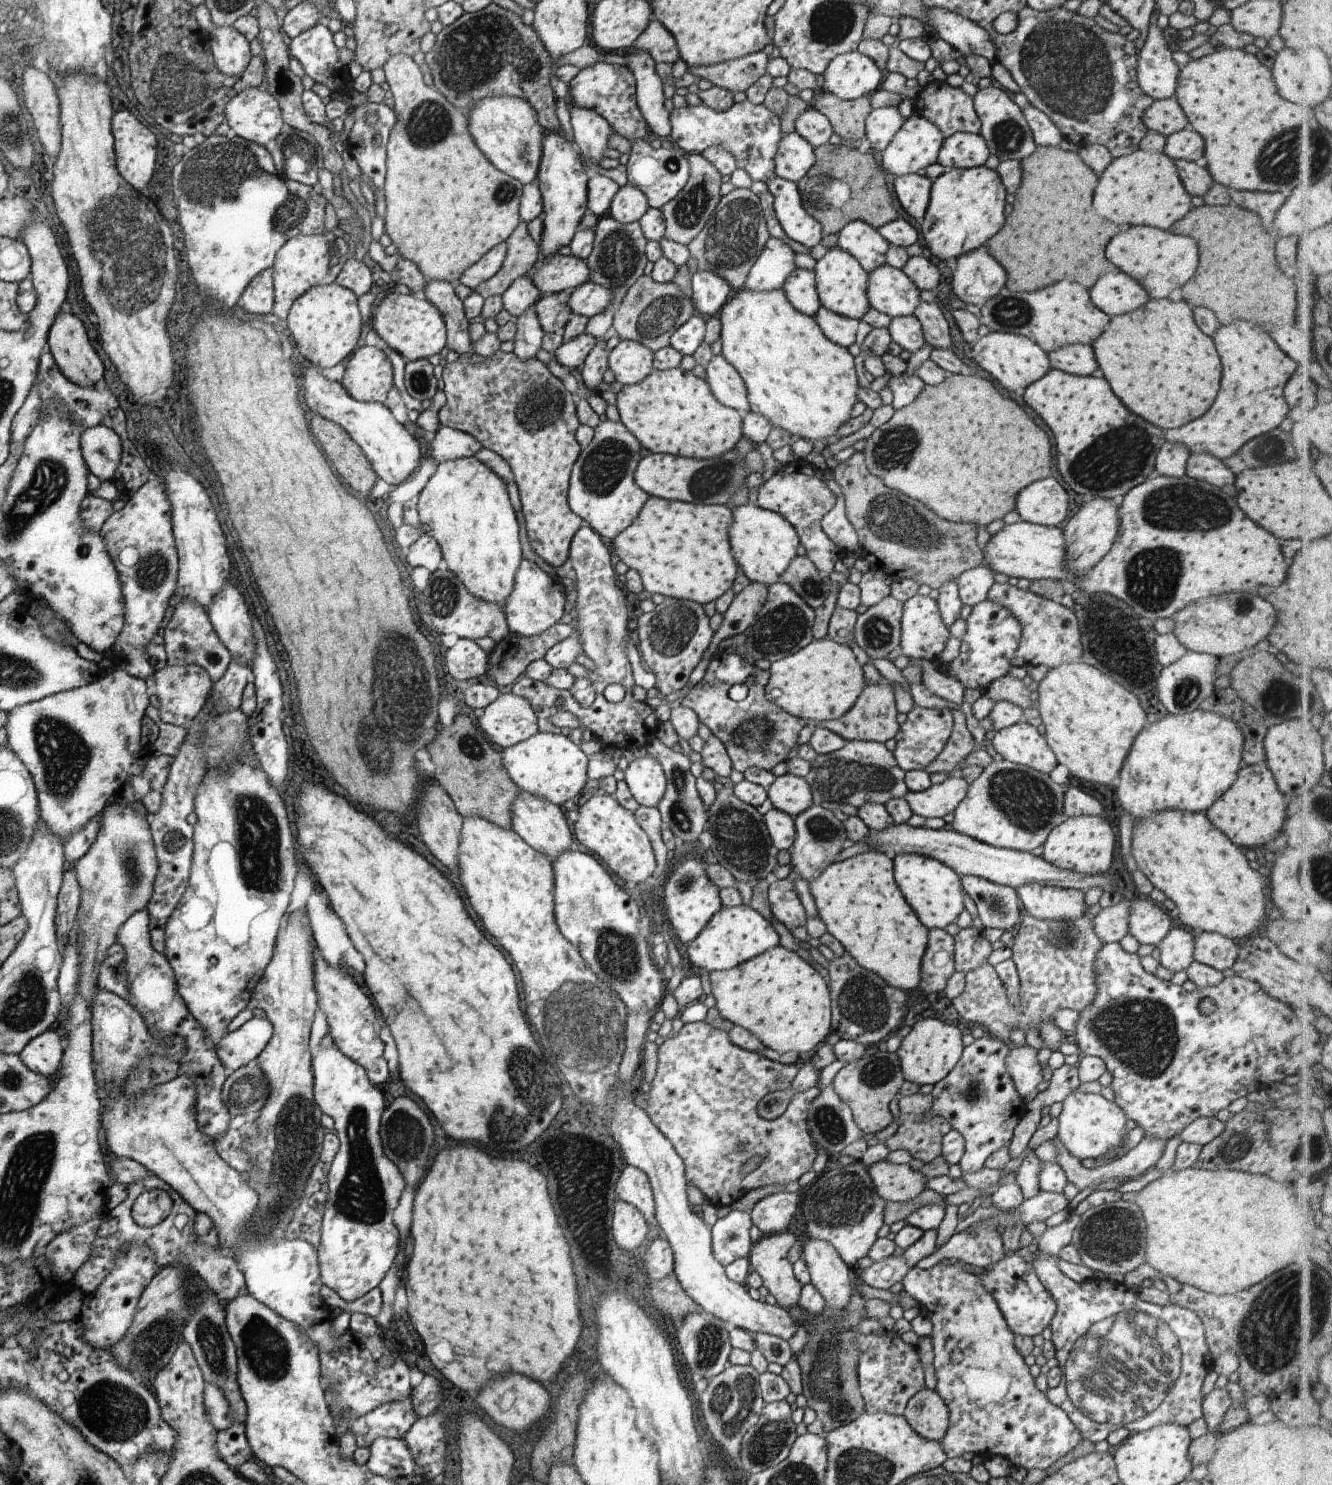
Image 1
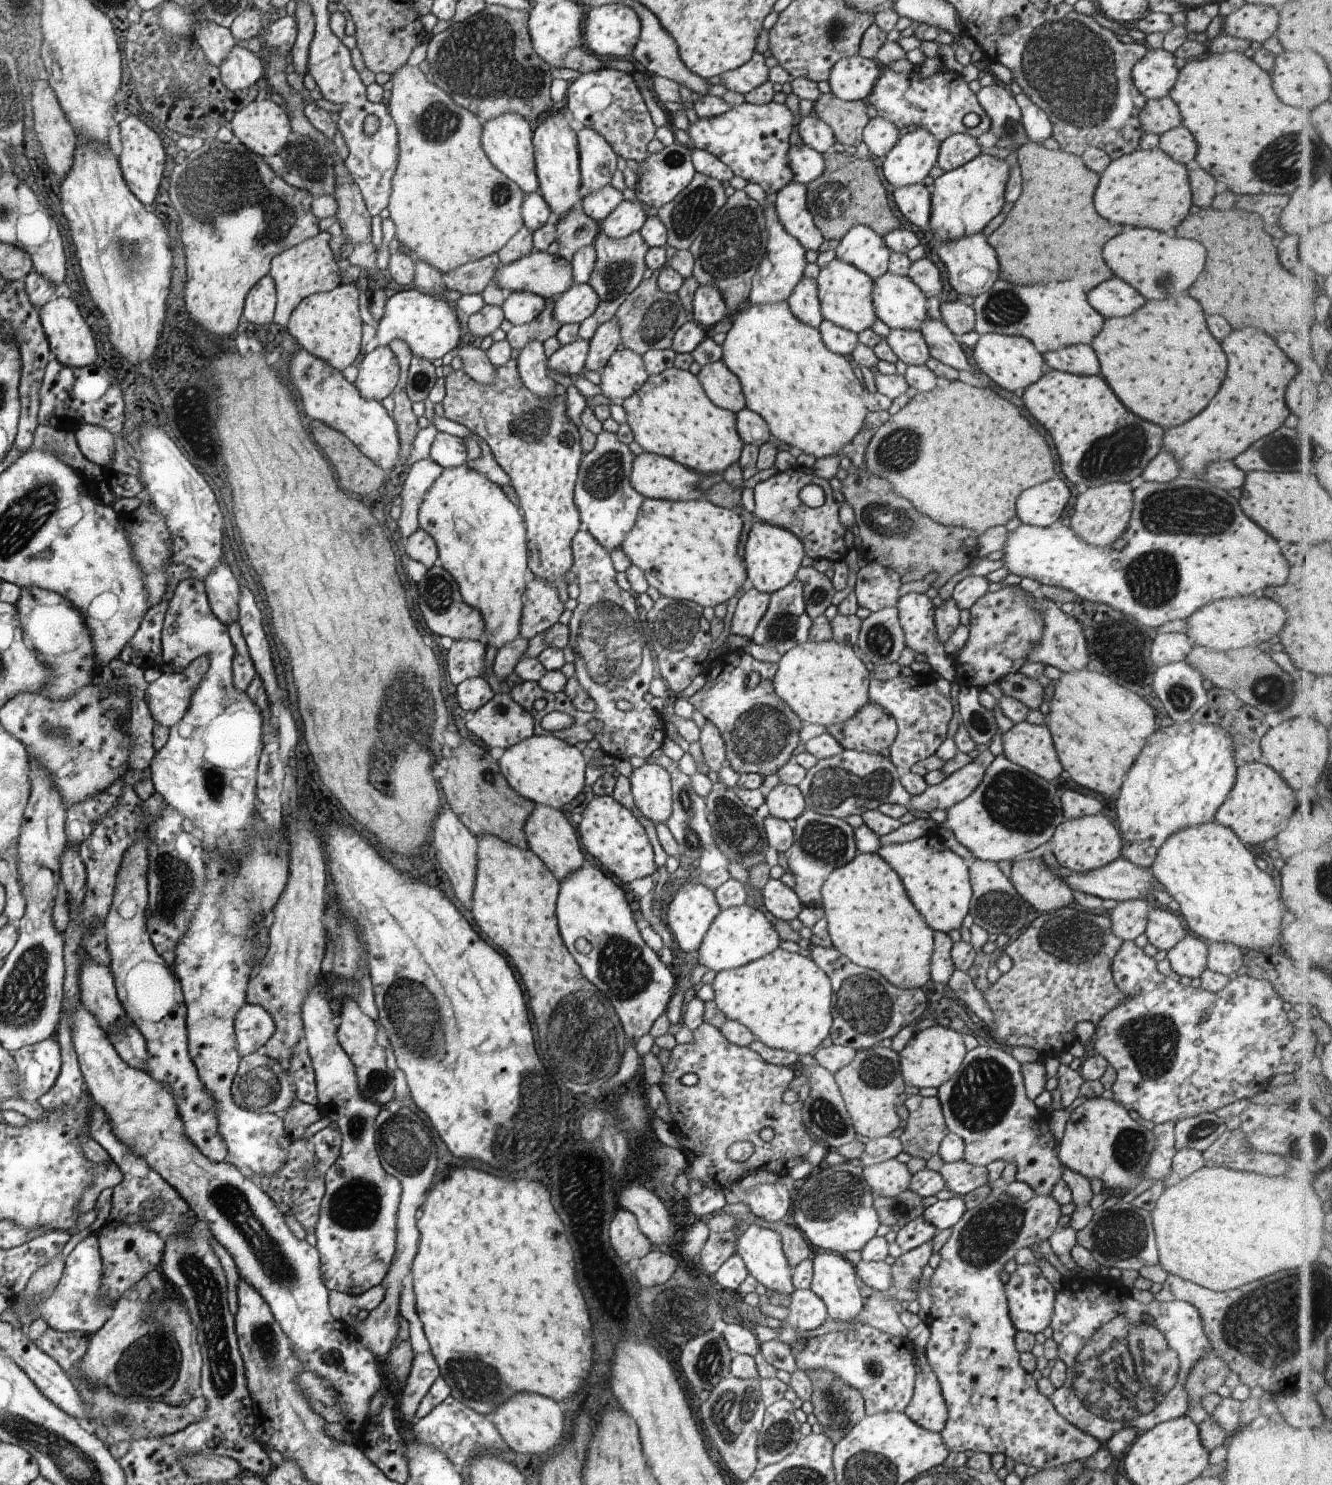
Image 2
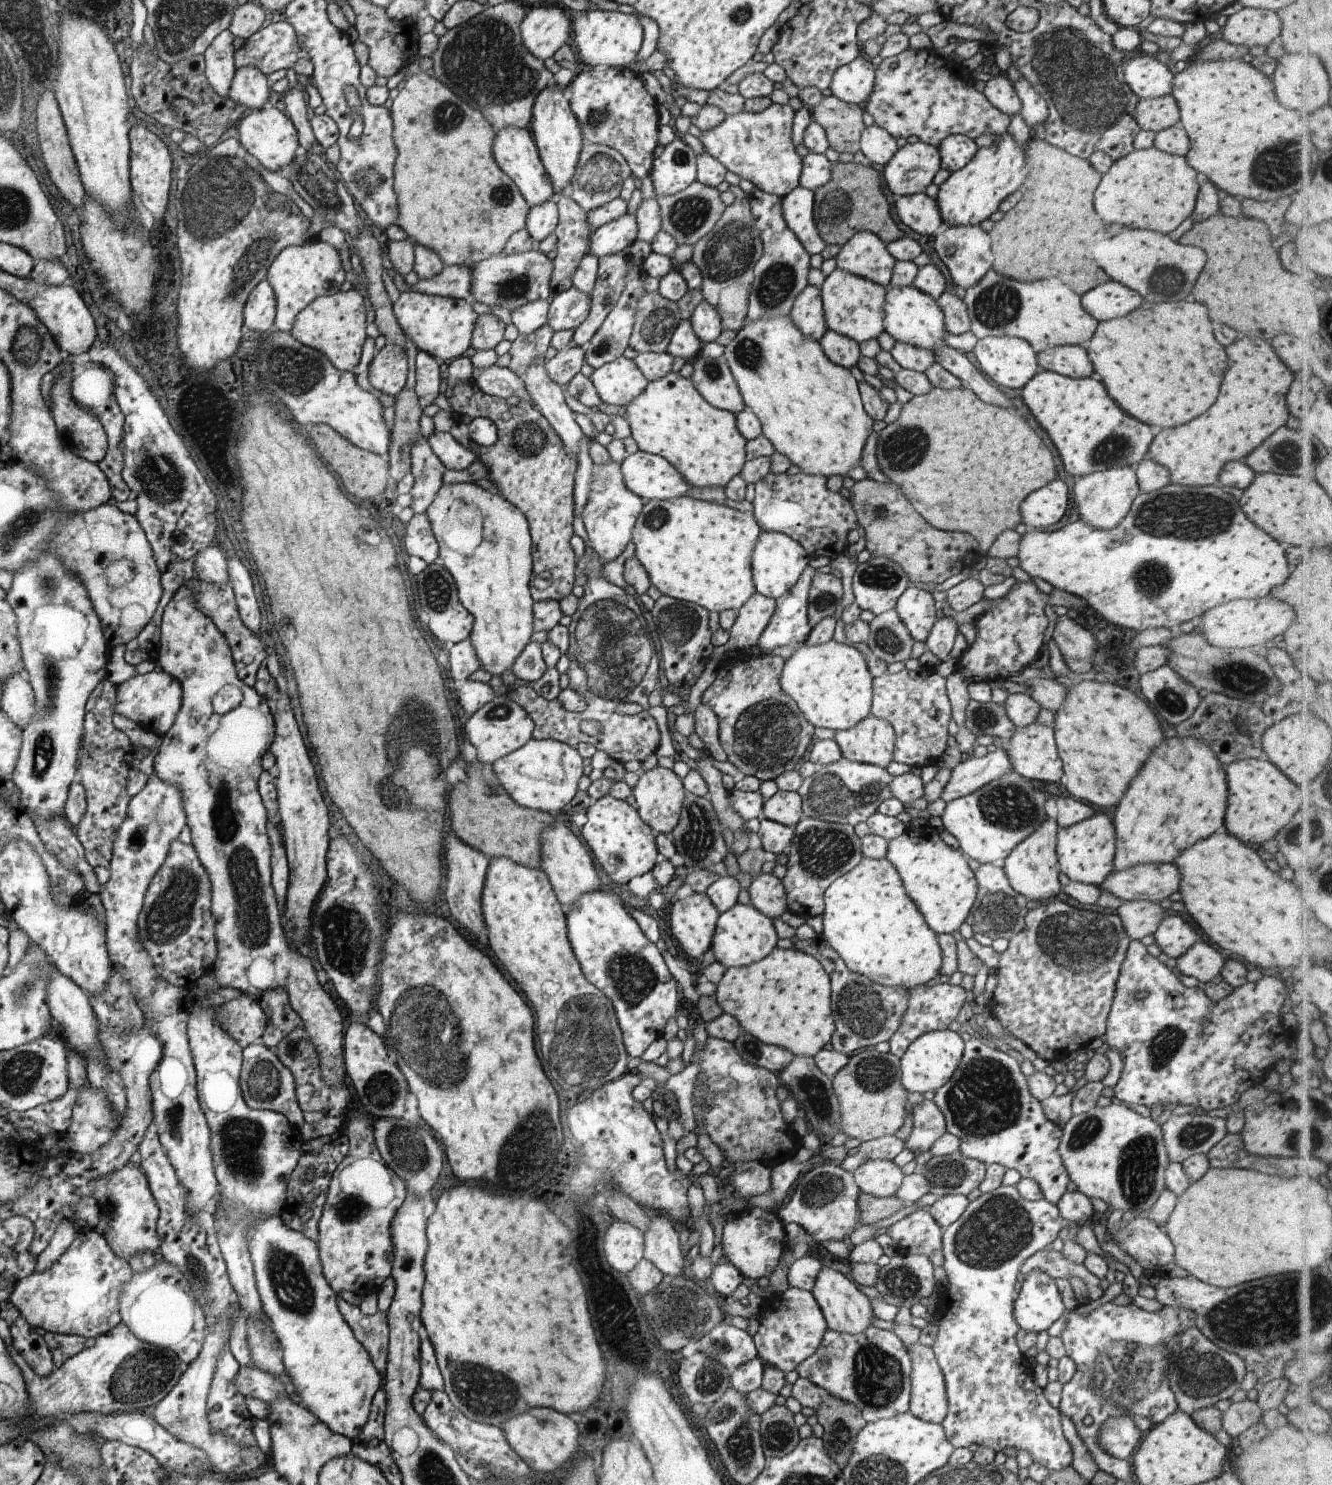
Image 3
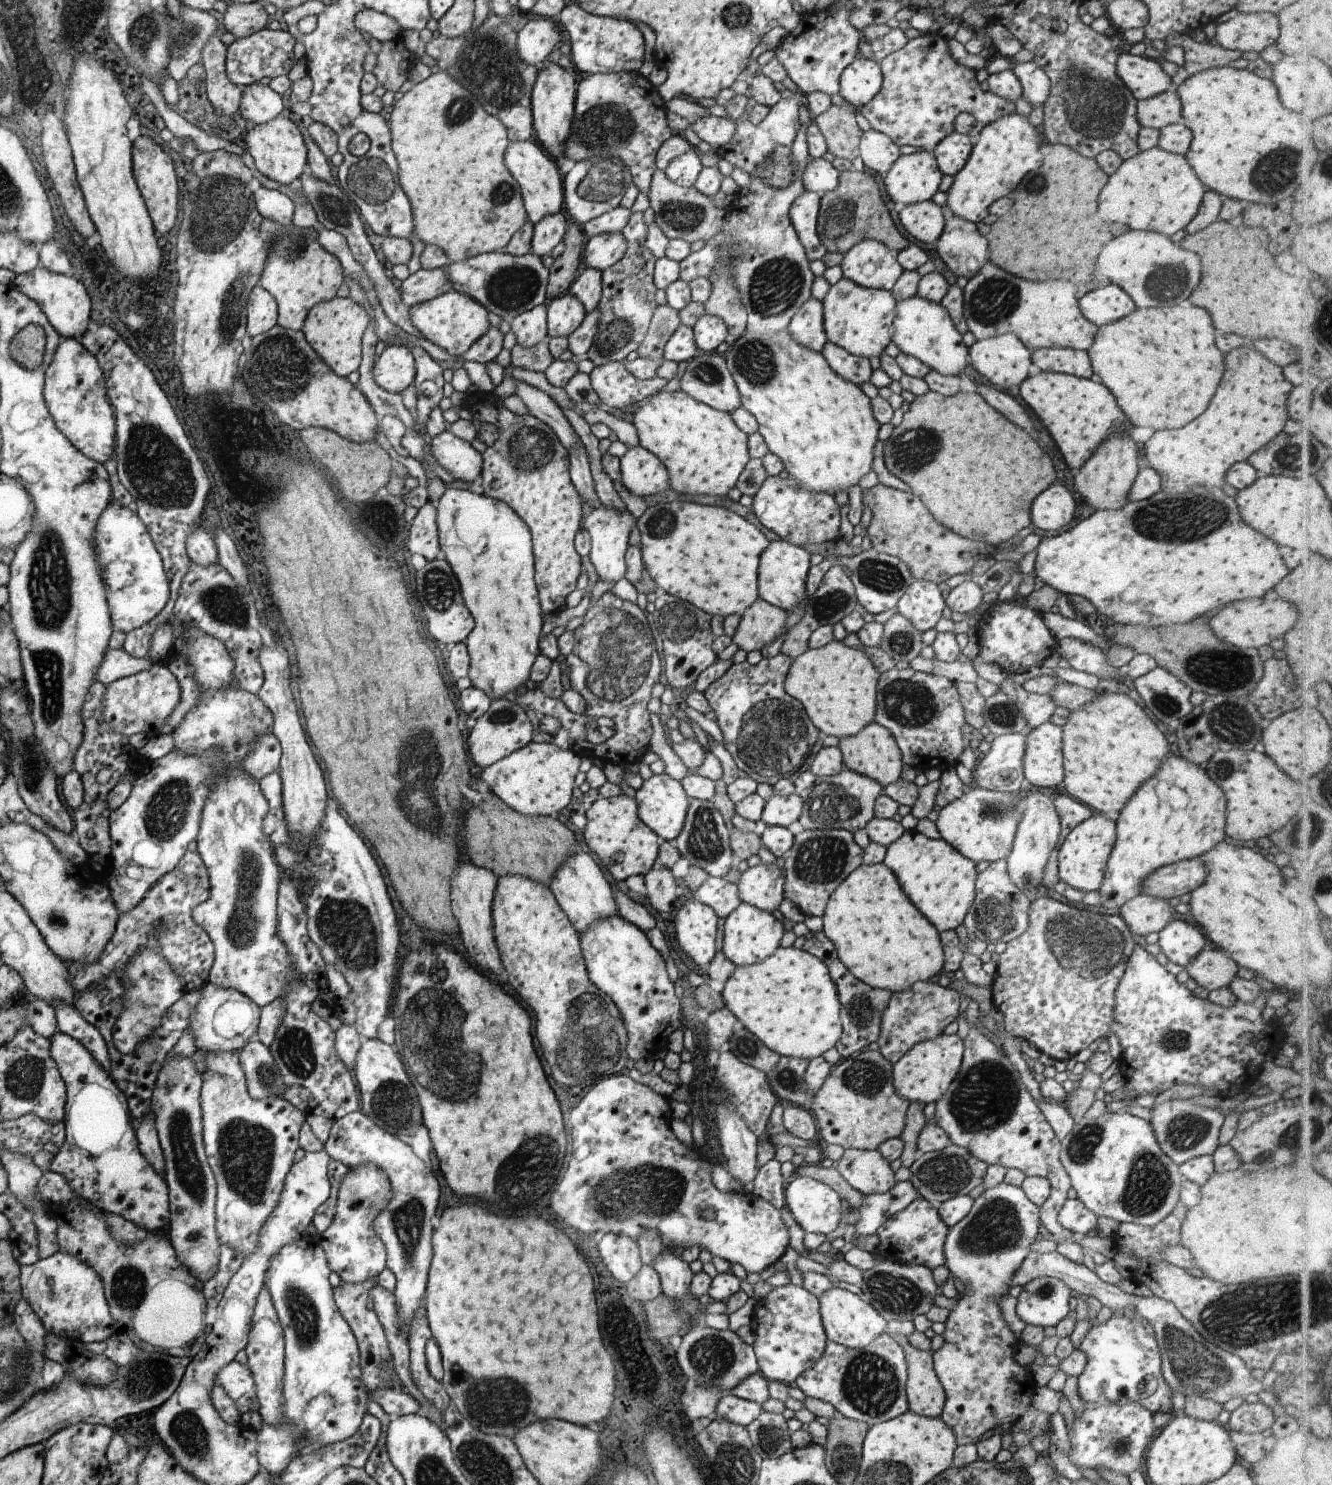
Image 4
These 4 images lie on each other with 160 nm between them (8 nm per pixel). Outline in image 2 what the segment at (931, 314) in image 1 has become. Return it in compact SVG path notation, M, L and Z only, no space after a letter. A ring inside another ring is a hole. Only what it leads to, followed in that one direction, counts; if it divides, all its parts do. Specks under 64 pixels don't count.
M926 318L920 332L928 344L931 357L946 366L950 366L950 368L954 368L954 370L958 370L958 372L966 371L974 374L961 344L956 336L946 328L946 324L942 320Z

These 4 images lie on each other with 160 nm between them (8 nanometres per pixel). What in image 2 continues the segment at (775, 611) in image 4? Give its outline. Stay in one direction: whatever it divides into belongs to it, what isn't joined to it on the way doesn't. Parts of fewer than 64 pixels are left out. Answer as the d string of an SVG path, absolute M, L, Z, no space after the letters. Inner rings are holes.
M748 587L746 594L740 598L738 606L736 606L734 616L732 616L731 634L751 639L760 620L766 614L769 604L770 595L758 592L756 588Z

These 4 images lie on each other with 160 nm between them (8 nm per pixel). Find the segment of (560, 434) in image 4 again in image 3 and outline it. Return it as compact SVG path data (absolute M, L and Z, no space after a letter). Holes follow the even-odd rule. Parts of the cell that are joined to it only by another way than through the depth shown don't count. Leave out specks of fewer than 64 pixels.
M497 364L488 368L473 368L472 379L485 394L507 399L512 396L521 401L530 401L534 405L532 396L524 388L524 380L517 376L509 367L500 367Z

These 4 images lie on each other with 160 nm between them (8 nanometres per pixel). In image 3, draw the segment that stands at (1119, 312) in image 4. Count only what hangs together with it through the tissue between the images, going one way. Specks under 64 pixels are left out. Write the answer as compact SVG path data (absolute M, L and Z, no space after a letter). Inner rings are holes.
M1113 281L1102 284L1081 297L1082 308L1098 322L1127 316L1144 302L1138 292Z

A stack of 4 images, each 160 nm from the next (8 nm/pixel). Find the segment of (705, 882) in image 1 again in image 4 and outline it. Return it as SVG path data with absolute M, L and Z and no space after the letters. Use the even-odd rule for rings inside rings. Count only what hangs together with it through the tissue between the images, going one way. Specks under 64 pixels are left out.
M690 895L689 901L680 908L676 917L669 920L670 932L682 950L700 968L706 968L714 960L718 917L708 905Z

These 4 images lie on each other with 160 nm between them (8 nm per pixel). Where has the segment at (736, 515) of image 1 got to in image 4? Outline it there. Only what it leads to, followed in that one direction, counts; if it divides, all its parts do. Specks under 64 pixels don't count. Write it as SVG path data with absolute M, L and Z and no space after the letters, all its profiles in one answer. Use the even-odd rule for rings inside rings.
M786 539L770 541L762 552L758 570L759 599L782 608L784 612L794 612L794 608L807 600L806 578L811 568L811 554L806 548L791 544Z

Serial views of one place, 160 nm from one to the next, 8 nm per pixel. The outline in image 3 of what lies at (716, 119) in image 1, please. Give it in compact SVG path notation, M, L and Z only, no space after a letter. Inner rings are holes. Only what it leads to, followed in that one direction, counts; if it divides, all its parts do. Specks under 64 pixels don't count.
M772 103L763 112L740 112L704 132L699 137L705 152L718 160L729 172L750 181L763 192L784 197L799 186L802 157L792 142L795 111L789 106Z

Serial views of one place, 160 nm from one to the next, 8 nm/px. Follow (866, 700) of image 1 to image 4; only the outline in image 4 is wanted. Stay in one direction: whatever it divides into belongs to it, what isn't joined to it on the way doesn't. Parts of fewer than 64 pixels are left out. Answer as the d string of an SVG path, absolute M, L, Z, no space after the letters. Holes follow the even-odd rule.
M876 722L868 724L856 736L840 739L837 748L843 756L845 768L852 772L858 772L862 776L868 776L870 780L878 782L878 785L881 785L883 788L901 778L901 771L904 766L902 763L902 752L888 728L884 728Z

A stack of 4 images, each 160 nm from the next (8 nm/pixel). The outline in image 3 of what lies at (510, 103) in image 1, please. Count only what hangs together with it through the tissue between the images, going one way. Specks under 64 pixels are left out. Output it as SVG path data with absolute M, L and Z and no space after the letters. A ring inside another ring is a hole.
M502 128L502 130L496 131L492 153L498 167L516 184L530 208L538 206L546 200L554 199L555 193L552 180L550 180L550 176L547 176L542 165L542 160L540 160L529 128Z

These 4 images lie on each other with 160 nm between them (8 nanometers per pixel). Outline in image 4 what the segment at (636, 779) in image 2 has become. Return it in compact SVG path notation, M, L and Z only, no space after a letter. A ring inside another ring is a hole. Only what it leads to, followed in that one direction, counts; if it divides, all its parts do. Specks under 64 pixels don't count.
M656 774L645 780L642 788L637 790L638 817L646 827L650 828L661 840L670 841L678 838L684 828L690 799L682 784L668 774Z

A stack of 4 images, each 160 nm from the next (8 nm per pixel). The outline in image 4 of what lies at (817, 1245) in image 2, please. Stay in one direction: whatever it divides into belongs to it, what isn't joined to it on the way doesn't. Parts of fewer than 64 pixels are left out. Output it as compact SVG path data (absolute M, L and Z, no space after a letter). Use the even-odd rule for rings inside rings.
M797 1177L785 1190L794 1220L806 1233L828 1234L842 1220L842 1200L830 1186L809 1177Z

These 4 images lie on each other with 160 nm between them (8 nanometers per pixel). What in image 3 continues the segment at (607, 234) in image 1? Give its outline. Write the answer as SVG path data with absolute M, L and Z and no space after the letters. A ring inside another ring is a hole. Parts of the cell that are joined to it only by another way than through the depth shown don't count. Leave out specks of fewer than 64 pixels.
M636 240L634 244L630 244L630 247L618 254L612 254L612 256L604 256L599 260L598 278L596 278L596 286L592 290L590 313L588 317L578 328L575 329L573 341L575 346L585 347L591 338L596 334L598 328L602 326L602 322L606 320L608 314L613 310L614 305L618 303L622 292L624 292L624 286L626 286L626 272L628 272L628 264L631 261L643 264L643 261L652 253L651 244L644 243L642 240Z

